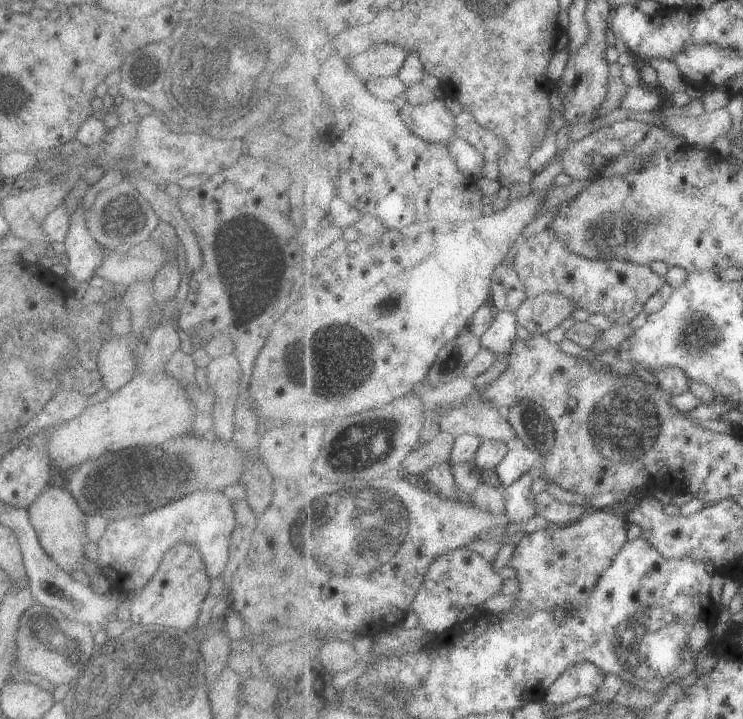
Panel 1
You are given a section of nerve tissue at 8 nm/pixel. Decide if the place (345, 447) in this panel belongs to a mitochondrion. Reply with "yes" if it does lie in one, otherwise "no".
yes

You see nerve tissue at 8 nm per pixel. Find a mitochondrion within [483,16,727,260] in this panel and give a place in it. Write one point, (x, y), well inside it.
(612, 229)

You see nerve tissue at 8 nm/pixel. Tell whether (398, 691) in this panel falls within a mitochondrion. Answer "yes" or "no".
yes

